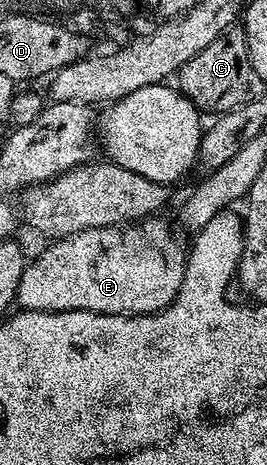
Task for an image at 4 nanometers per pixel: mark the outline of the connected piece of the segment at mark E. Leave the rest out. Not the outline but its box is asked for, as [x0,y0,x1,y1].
[16,217,187,315]

